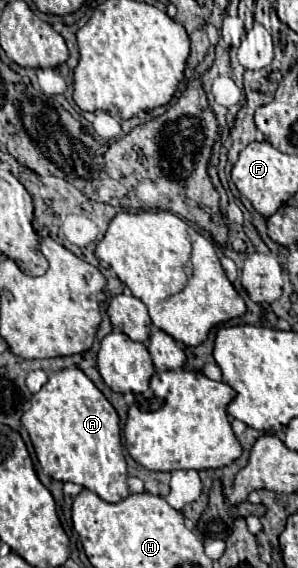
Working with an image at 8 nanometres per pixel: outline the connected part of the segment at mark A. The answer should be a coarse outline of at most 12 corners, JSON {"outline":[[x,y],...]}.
{"outline":[[62,369],[22,415],[38,463],[130,495],[116,409]]}

